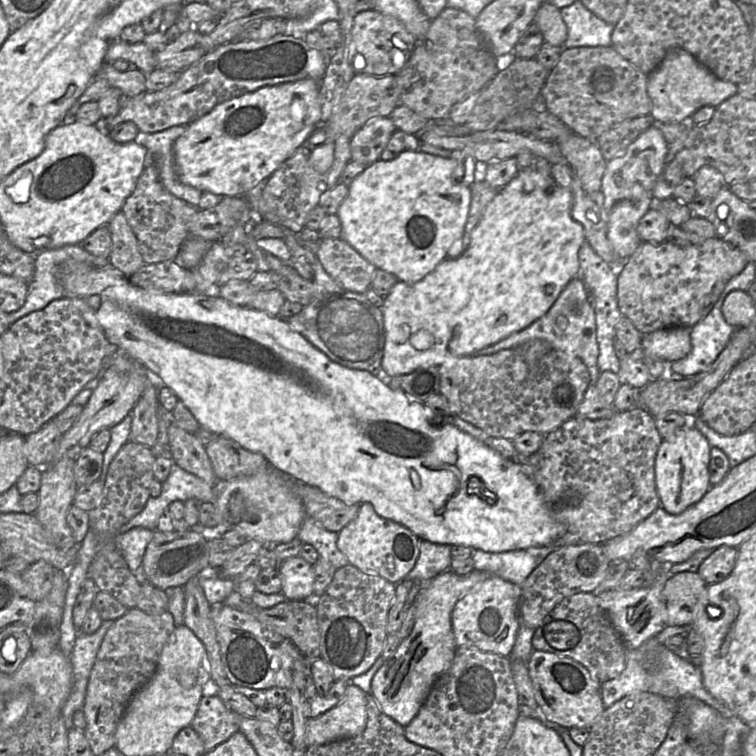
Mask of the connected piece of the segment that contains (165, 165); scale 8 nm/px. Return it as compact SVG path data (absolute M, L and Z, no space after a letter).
M180 125L157 133L140 132L135 142L147 149L145 168L156 165L163 187L178 199L197 207L203 192L183 184L175 166L174 144L186 129L187 125Z

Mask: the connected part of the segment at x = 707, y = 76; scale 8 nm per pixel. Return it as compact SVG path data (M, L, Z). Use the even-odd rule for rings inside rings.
M672 47L657 68L647 75L647 93L652 103L650 114L657 124L680 123L689 122L702 106L716 108L737 93L737 85L715 76L685 49Z

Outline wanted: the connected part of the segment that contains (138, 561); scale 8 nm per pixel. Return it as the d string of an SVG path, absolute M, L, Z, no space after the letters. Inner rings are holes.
M135 527L116 536L116 546L132 573L139 574L142 570L143 557L153 535L153 530Z

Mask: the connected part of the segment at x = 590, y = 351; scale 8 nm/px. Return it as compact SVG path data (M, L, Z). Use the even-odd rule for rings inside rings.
M574 277L565 286L550 309L529 326L490 346L469 354L468 357L488 355L500 350L519 347L533 339L542 339L550 344L551 349L561 350L579 357L588 368L591 384L597 382L601 372L597 365L599 347L596 337L595 312L590 294L580 277Z

